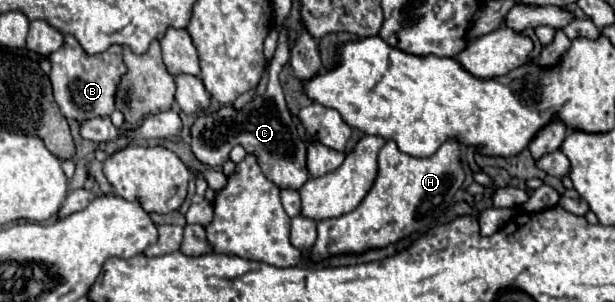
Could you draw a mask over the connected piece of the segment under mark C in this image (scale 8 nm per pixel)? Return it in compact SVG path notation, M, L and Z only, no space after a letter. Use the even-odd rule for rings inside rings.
M276 24L276 32L280 34L276 54L268 68L268 84L262 96L256 96L244 108L236 110L232 104L222 106L212 114L200 112L190 128L190 146L194 156L208 166L222 166L230 160L230 150L234 146L242 146L248 154L254 154L264 176L272 180L278 188L294 188L298 190L310 176L306 170L306 142L300 138L296 124L288 112L282 86L278 82L278 74L284 64L290 60L290 46L288 46L288 28L284 24Z

